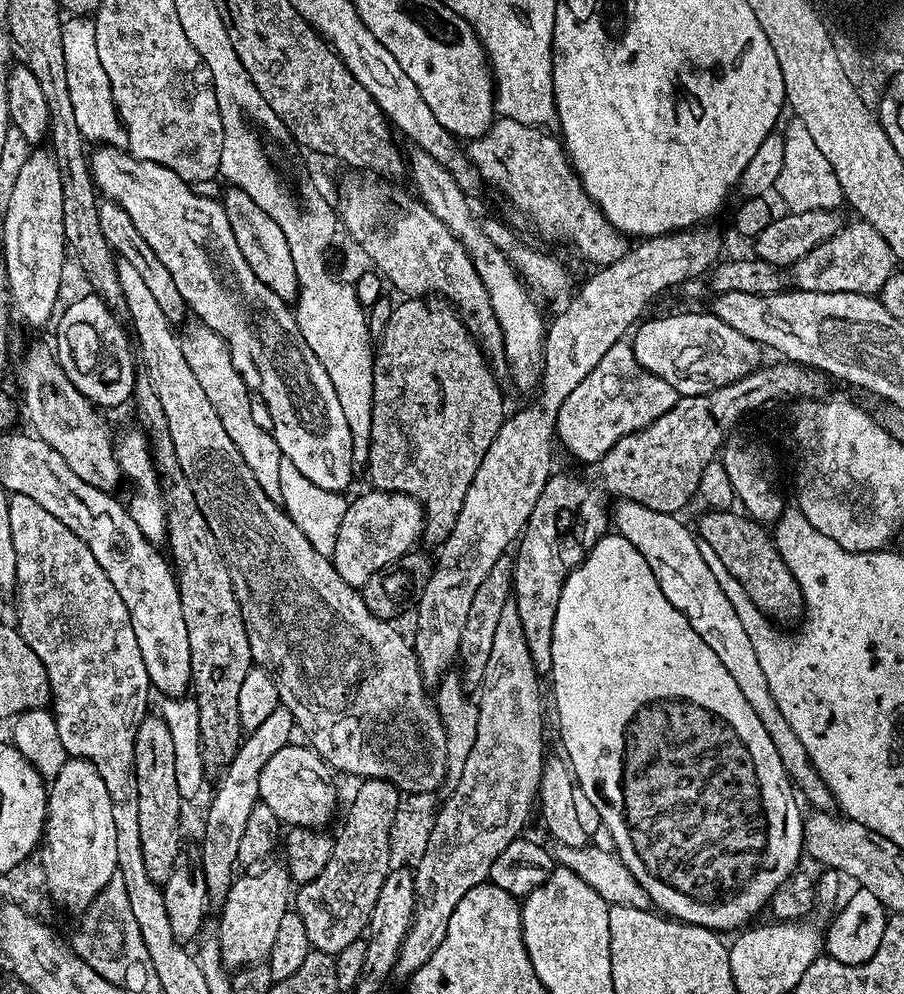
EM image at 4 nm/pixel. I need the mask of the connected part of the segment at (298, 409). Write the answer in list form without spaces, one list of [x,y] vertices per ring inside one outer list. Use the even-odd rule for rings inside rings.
[[[100,146],[95,150],[97,152],[93,151],[90,156],[90,167],[97,189],[107,199],[122,206],[130,218],[134,218],[138,234],[142,234],[150,250],[158,254],[158,262],[170,270],[170,278],[174,278],[174,286],[178,286],[178,294],[182,294],[191,315],[193,312],[196,315],[193,317],[199,323],[210,326],[210,330],[214,330],[228,343],[230,358],[238,374],[242,374],[246,386],[259,399],[260,396],[264,399],[264,408],[272,419],[272,437],[278,442],[285,460],[298,466],[298,470],[302,470],[302,474],[306,474],[314,486],[327,492],[343,493],[354,472],[352,436],[334,384],[322,362],[306,344],[296,324],[293,309],[254,274],[250,262],[234,238],[234,230],[230,228],[230,218],[226,216],[223,203],[210,196],[201,196],[191,183],[182,179],[174,170],[154,161],[139,160],[123,147]]]

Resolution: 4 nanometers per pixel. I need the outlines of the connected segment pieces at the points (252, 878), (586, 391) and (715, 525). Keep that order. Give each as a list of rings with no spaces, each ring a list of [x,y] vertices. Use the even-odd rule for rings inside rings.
[[[283,863],[271,864],[264,866],[269,868],[261,867],[259,870],[249,871],[252,872],[249,876],[237,875],[230,886],[226,902],[218,913],[220,953],[225,968],[229,970],[267,961],[270,950],[274,950],[274,937],[278,934],[278,925],[290,911],[290,893],[293,891],[294,883]]]
[[[623,339],[606,350],[602,362],[598,362],[598,366],[578,382],[566,402],[562,402],[556,419],[556,434],[559,443],[564,443],[578,459],[595,465],[623,436],[662,418],[666,410],[675,406],[677,399],[674,386],[642,367],[631,343]]]
[[[704,510],[700,521],[694,524],[694,531],[718,554],[719,561],[738,580],[763,616],[780,626],[799,625],[805,619],[802,590],[794,574],[790,574],[782,554],[778,554],[773,533],[765,525],[736,510]]]

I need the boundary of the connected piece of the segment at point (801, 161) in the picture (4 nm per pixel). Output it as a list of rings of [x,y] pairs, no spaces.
[[[789,119],[788,129],[783,129],[782,135],[786,142],[786,158],[782,162],[782,174],[776,179],[775,195],[780,195],[794,212],[818,210],[819,208],[839,209],[844,200],[844,192],[840,188],[838,178],[826,162],[826,154],[818,150],[814,138],[810,138],[810,130],[801,120]]]

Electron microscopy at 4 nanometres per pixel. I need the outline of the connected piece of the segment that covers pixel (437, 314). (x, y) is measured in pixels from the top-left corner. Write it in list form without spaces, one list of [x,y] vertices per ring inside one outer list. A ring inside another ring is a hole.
[[[404,298],[393,308],[386,322],[386,330],[378,338],[375,345],[373,362],[373,420],[370,422],[369,458],[366,472],[372,479],[371,487],[386,492],[400,492],[420,501],[424,508],[423,539],[428,539],[433,546],[444,543],[445,538],[454,530],[454,522],[458,522],[458,514],[462,514],[462,502],[466,502],[466,490],[470,490],[470,482],[474,482],[474,474],[478,474],[478,466],[482,466],[482,458],[486,458],[486,450],[490,450],[490,442],[504,425],[504,396],[500,393],[500,384],[492,373],[489,357],[480,347],[475,336],[460,319],[459,312],[443,298]]]

